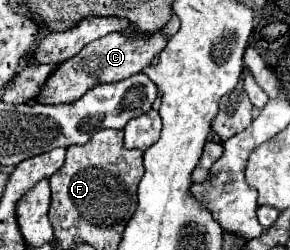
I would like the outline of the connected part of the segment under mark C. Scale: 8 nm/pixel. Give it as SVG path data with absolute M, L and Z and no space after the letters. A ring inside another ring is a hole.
M162 31L150 33L150 37L138 41L138 39L128 39L122 33L110 33L102 39L92 41L92 45L86 45L76 57L64 61L58 69L54 69L54 73L50 73L50 77L46 79L46 83L42 85L36 103L42 105L58 105L58 103L72 103L76 99L80 99L88 89L96 87L98 83L116 83L122 81L130 75L140 73L144 67L152 65L154 57L166 47L166 41L162 37Z

